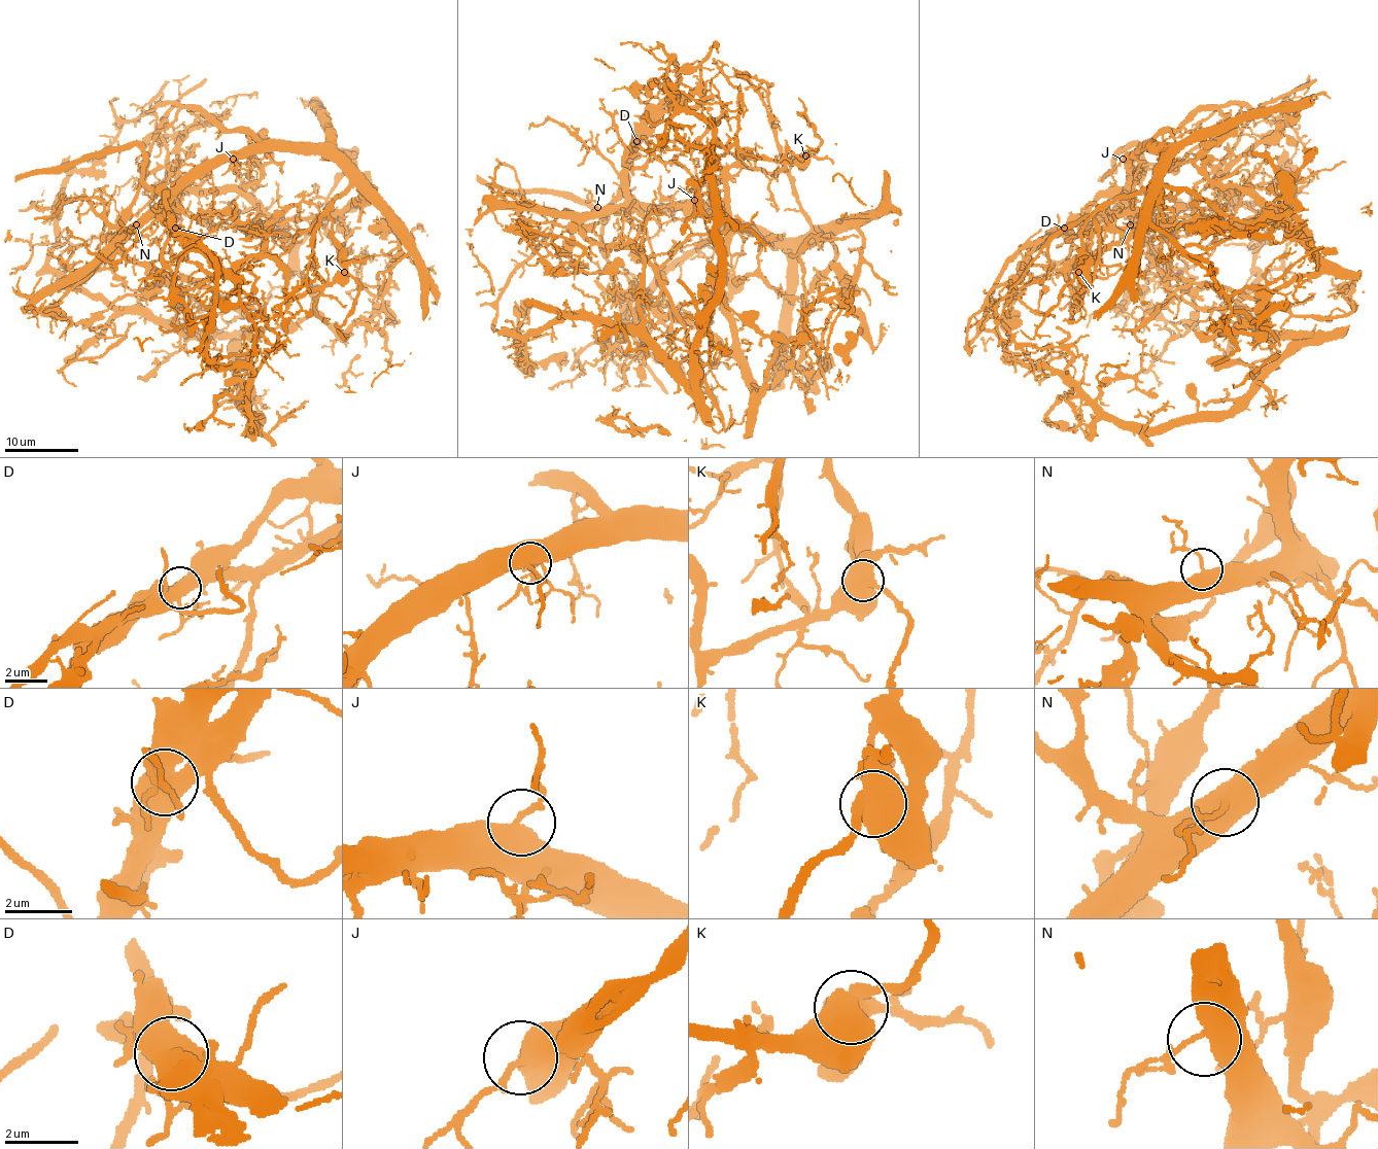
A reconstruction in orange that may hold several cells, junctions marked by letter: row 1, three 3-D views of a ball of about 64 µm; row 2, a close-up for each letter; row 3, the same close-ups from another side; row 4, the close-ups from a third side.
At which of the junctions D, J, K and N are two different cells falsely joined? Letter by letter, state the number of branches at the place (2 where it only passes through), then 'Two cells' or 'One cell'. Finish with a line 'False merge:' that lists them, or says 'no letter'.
D: Branches: 2. Two cells
J: Branches: 2. One cell
K: Branches: 4. Two cells
N: Branches: 2. One cell
False merge: D, K

